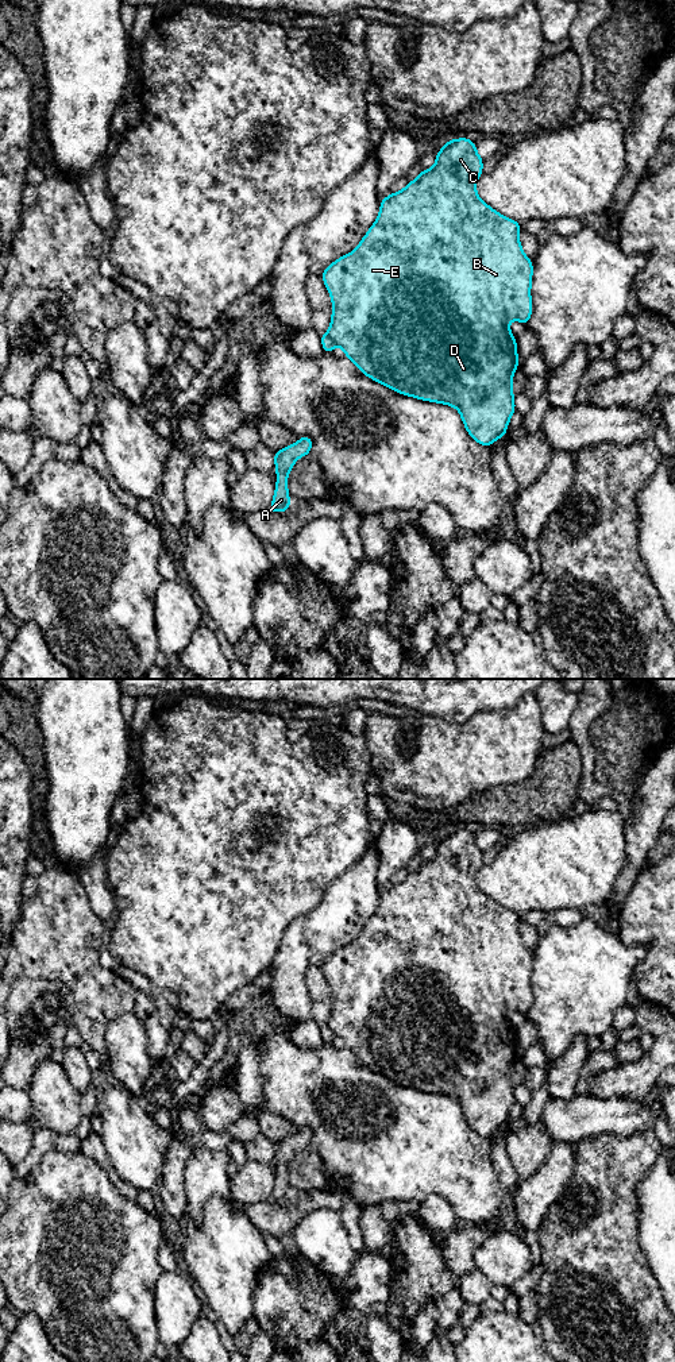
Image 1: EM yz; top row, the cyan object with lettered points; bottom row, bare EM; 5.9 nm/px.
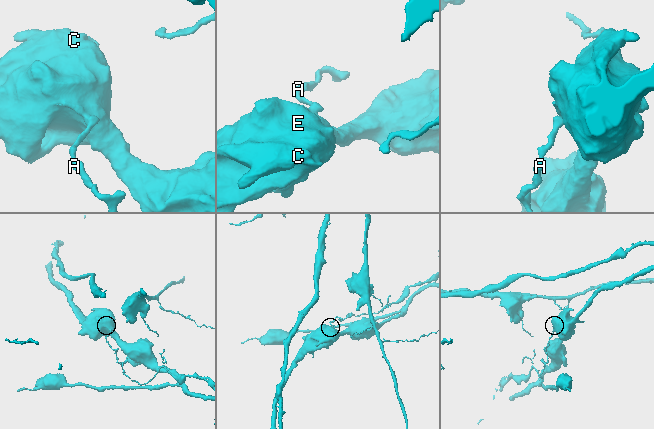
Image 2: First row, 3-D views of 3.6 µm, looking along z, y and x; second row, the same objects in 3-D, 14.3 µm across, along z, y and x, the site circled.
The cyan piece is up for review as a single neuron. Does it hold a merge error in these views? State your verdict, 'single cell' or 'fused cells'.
fused cells

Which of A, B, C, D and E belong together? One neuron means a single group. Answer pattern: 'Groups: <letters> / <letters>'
Groups: A / B C D E

